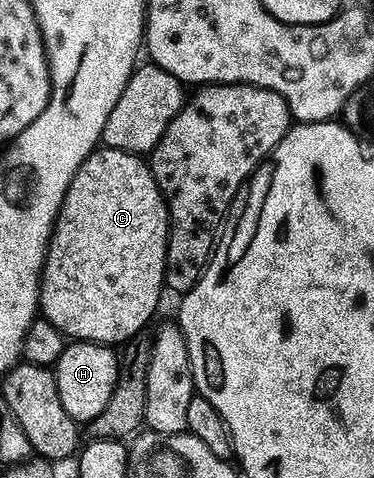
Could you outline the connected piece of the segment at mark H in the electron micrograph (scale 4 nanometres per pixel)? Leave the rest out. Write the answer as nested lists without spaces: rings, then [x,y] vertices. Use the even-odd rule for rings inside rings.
[[[77,340],[68,343],[67,348],[57,358],[53,366],[57,394],[65,413],[76,422],[88,422],[97,418],[113,394],[117,384],[120,357],[114,347],[106,344],[94,344],[88,340]]]

